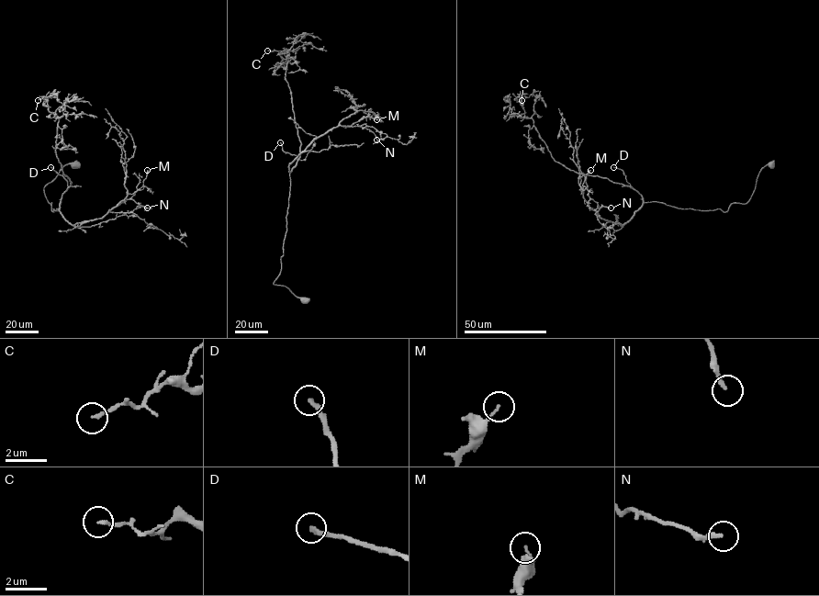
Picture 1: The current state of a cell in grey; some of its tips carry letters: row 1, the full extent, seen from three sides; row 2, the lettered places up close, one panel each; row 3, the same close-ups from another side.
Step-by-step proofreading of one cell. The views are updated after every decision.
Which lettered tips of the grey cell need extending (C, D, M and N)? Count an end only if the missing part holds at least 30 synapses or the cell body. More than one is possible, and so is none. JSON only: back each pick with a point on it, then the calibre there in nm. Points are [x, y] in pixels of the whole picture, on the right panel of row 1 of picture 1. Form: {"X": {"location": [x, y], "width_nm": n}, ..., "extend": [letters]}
{"D": {"location": [613, 167], "width_nm": 240}, "extend": ["D"]}

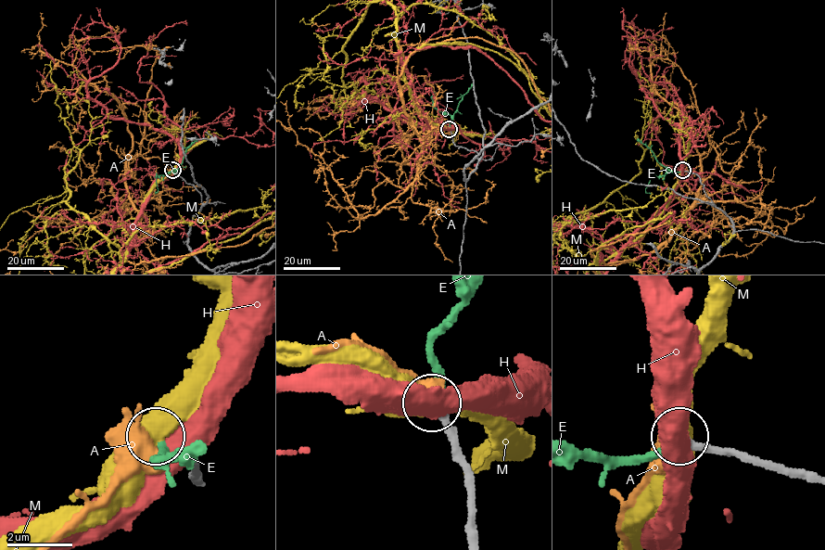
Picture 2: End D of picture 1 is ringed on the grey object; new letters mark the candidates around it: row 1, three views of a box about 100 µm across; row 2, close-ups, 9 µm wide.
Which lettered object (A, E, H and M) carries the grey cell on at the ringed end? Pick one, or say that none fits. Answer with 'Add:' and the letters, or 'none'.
Add: E

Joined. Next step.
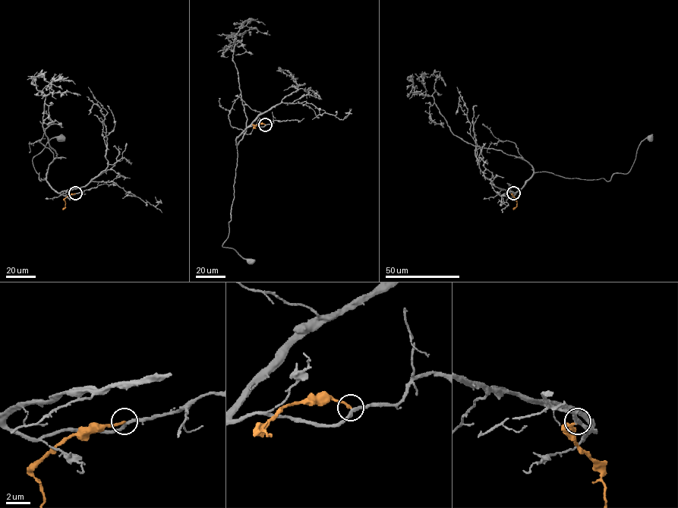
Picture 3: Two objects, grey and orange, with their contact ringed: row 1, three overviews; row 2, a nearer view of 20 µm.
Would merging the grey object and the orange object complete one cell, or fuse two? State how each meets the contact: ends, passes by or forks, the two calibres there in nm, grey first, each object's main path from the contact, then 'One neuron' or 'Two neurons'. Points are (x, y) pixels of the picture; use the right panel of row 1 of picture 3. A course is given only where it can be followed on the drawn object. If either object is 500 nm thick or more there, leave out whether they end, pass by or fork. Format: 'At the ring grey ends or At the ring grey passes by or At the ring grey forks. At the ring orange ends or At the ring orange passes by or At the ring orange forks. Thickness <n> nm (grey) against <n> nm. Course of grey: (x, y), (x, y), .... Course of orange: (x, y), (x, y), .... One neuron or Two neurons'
At the ring grey passes by. At the ring orange ends. Thickness 260 nm (grey) against 200 nm. Course of grey: (513, 194), (537, 172), (609, 181), (615, 173), (626, 173), (641, 143), (646, 137), (651, 139). Course of orange: (513, 194), (516, 205), (513, 209). Two neurons

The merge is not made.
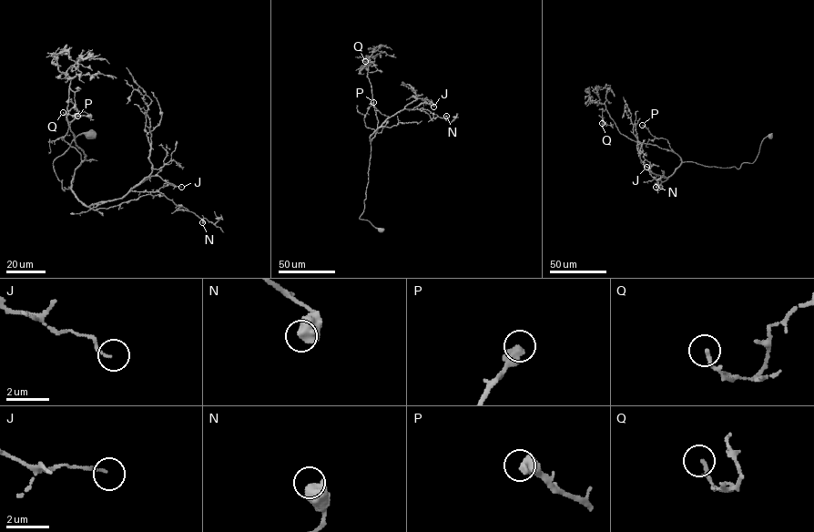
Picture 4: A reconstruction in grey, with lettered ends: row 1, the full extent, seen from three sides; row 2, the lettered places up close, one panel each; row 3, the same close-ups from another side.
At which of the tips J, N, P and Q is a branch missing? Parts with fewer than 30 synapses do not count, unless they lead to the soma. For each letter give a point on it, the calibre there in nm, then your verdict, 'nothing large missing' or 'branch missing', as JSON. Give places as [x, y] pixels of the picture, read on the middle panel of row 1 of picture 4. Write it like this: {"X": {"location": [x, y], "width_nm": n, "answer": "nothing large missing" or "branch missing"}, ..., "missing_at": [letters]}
{"J": {"location": [433, 107], "width_nm": 100, "answer": "nothing large missing"}, "N": {"location": [446, 116], "width_nm": 750, "answer": "nothing large missing"}, "P": {"location": [373, 102], "width_nm": 550, "answer": "branch missing"}, "Q": {"location": [365, 61], "width_nm": 160, "answer": "nothing large missing"}, "missing_at": ["P"]}

